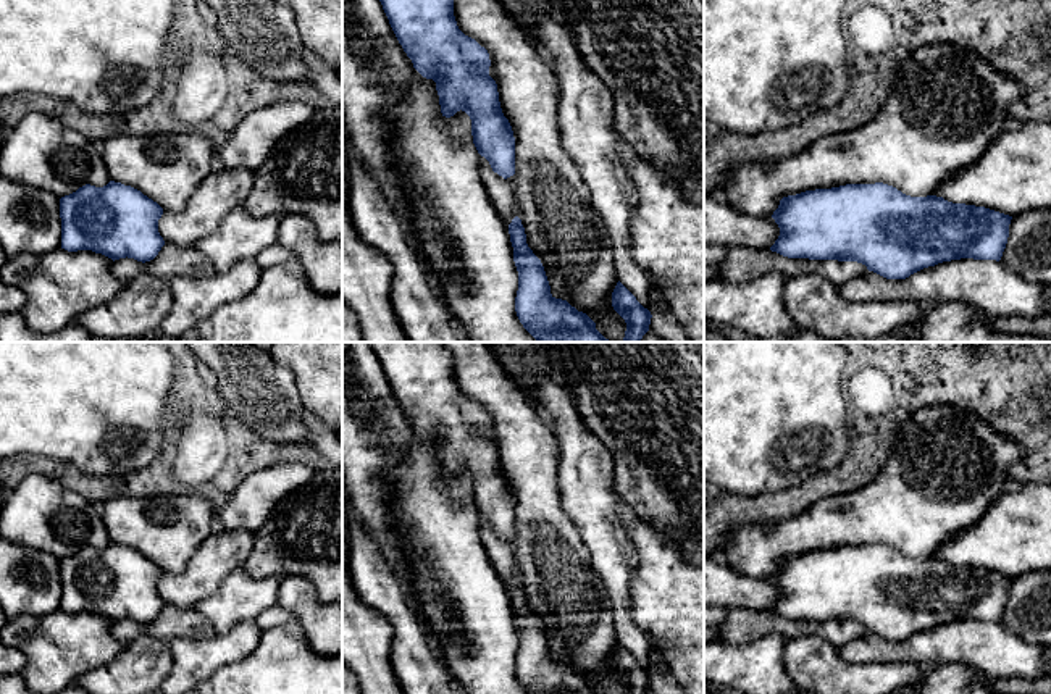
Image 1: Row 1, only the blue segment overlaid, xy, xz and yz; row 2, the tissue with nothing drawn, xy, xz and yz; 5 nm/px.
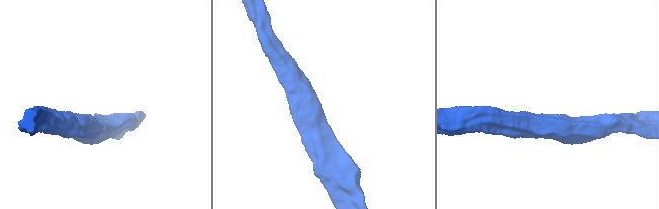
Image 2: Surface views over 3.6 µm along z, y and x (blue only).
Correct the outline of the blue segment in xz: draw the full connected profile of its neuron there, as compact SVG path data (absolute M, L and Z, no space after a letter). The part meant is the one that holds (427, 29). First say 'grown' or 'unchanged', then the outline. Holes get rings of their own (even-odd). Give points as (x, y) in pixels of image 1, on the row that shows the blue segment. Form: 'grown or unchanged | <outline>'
unchanged | M454 0L379 2L413 68L436 82L442 116L465 111L478 153L504 179L513 176L515 137L489 76L489 53L459 29Z

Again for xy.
unchanged | M110 181L103 187L86 184L60 199L61 249L68 252L92 250L108 258L153 260L165 245L158 232L163 208L140 190Z

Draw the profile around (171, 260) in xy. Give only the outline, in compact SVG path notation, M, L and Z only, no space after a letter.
M165 244L158 255L145 263L128 257L115 260L111 265L111 273L121 282L128 282L139 274L153 274L171 281L178 276L211 276L213 265L210 258L195 245L178 247L173 244Z

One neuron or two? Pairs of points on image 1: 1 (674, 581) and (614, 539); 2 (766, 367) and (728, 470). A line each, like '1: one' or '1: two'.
1: two
2: one

